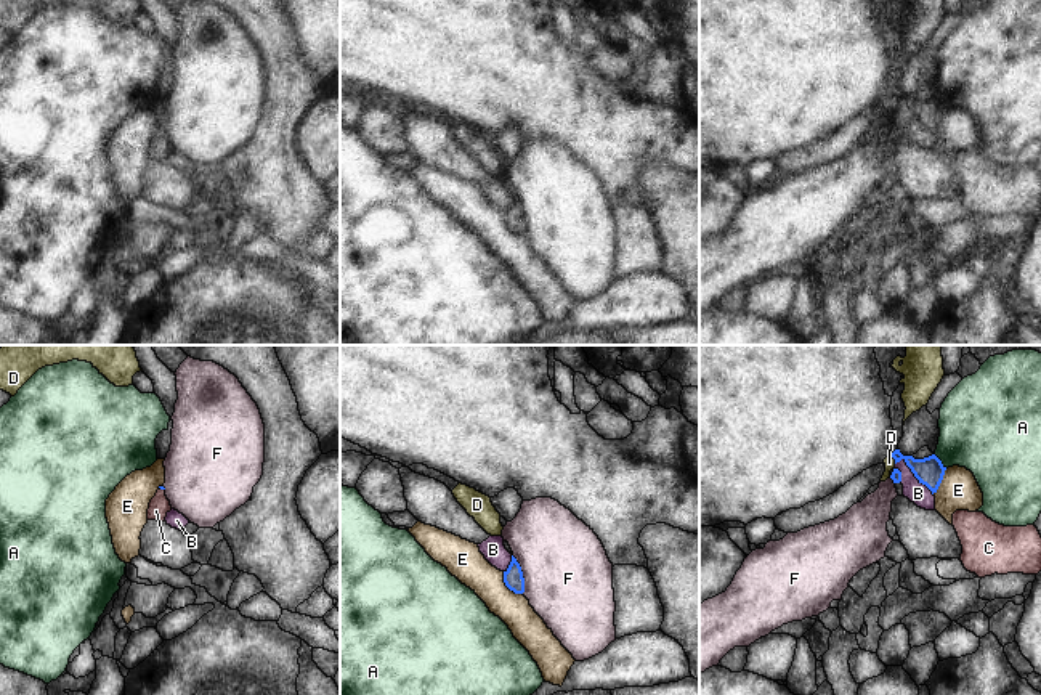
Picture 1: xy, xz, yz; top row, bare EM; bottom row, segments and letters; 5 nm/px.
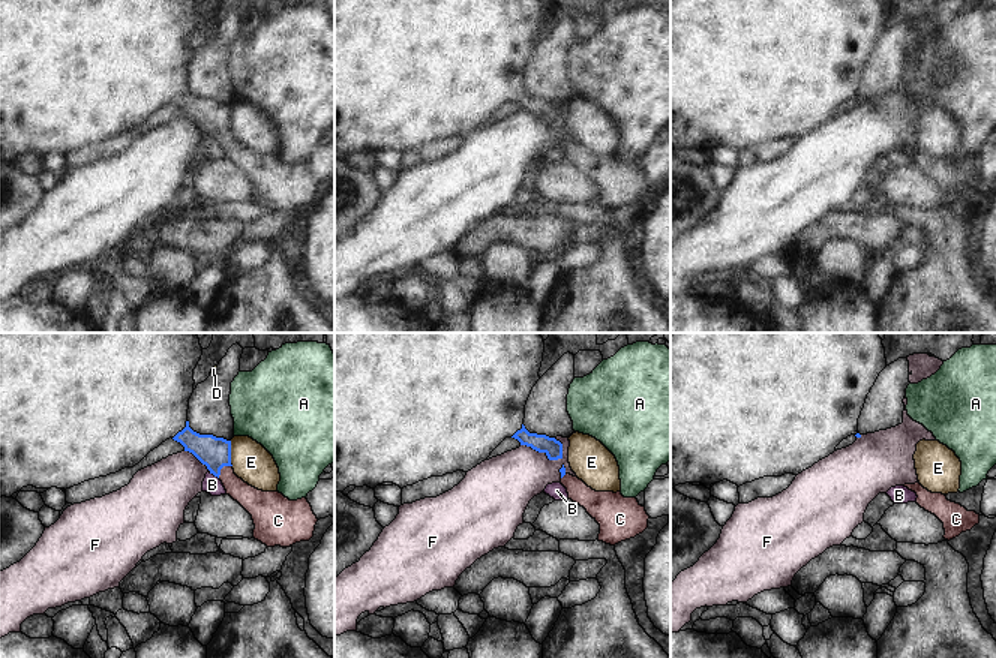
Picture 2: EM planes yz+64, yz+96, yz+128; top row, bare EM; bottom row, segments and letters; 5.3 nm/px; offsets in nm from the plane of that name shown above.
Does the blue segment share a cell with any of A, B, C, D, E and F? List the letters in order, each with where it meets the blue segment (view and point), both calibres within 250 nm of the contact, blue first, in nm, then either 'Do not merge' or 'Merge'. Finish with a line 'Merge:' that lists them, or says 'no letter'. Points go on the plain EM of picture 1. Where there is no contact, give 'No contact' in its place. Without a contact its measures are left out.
A: Touches blue at yz (940, 101). Thickness 140 nm (blue) against 400 nm. Do not merge
B: Touches blue at yz (913, 113). Thickness 140 nm (blue) against 110 nm. Do not merge
C: Touches blue at xy (162, 129). Thickness 20 nm (blue) against 100 nm. Merge
D: Touches blue at yz (892, 97). Thickness 140 nm (blue) against 50 nm. Do not merge
E: Touches blue at xz (507, 227). Thickness 100 nm (blue) against 180 nm. Do not merge
F: Touches blue at xz (522, 214). Thickness 100 nm (blue) against 440 nm. Do not merge
Merge: C

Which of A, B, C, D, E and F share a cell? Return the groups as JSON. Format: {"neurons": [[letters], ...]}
{"neurons": [["A"], ["B"], ["C"], ["D"], ["E"], ["F"]]}

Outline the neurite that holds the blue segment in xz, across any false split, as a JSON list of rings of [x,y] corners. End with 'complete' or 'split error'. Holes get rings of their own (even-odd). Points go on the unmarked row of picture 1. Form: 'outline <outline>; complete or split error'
outline [[[512,196],[512,202],[510,202],[508,209],[504,212],[504,223],[515,234],[525,233],[523,212],[521,212],[521,207],[513,196]]]; complete

